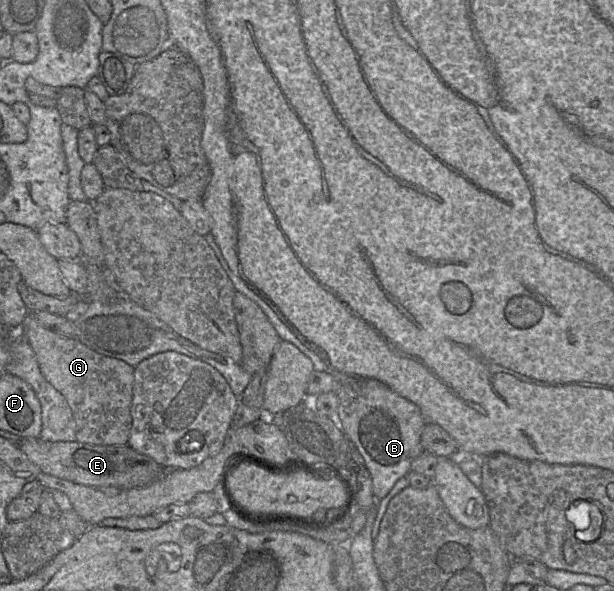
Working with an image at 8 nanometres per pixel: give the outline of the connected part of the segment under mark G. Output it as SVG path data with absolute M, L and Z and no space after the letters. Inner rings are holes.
M33 313L26 317L20 329L35 352L43 376L67 400L76 423L76 440L94 445L128 445L132 426L131 406L135 368L122 360L99 354L79 340L53 333L42 326Z

